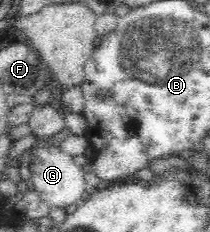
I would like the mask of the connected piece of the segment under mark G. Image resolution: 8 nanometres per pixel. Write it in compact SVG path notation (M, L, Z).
M53 144L51 146L39 146L32 152L35 158L31 164L31 179L28 186L37 191L41 200L47 202L52 208L63 209L82 202L87 183L82 168L74 164L72 157L61 152Z

